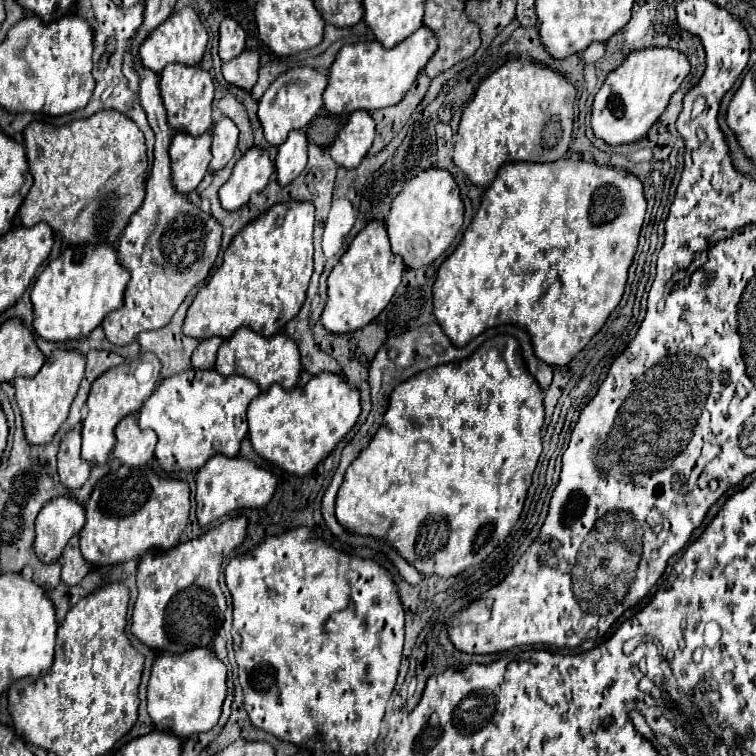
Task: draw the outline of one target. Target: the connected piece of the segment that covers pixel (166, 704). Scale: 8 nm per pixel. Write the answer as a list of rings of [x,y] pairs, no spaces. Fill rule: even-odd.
[[[196,647],[186,653],[160,651],[148,681],[148,715],[154,725],[180,739],[210,731],[222,711],[226,699],[226,665],[206,647]]]

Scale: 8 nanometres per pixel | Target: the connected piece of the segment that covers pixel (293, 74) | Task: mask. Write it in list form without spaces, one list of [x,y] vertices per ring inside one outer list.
[[[296,67],[282,73],[258,101],[258,119],[264,129],[264,137],[270,145],[284,143],[284,137],[292,129],[304,129],[316,113],[322,109],[322,93],[326,89],[326,75],[312,67]]]

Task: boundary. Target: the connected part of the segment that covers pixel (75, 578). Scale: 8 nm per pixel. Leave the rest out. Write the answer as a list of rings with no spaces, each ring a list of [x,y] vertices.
[[[74,535],[62,553],[62,581],[66,585],[78,585],[88,571],[90,571],[90,565],[80,555],[78,535]]]

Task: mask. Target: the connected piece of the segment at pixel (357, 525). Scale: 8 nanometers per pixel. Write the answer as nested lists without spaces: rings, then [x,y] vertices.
[[[498,335],[484,345],[476,349],[474,355],[470,355],[464,361],[438,365],[432,369],[426,369],[424,373],[412,375],[410,379],[396,385],[396,389],[390,395],[388,409],[384,413],[382,427],[372,437],[368,447],[356,457],[356,461],[348,467],[344,483],[336,497],[336,519],[344,529],[356,535],[372,535],[378,539],[388,541],[410,565],[414,565],[422,575],[438,575],[438,577],[454,577],[462,573],[464,569],[482,563],[510,533],[514,523],[518,521],[522,513],[522,505],[526,499],[526,493],[532,485],[532,475],[538,463],[538,457],[542,453],[542,441],[540,441],[540,429],[544,421],[544,405],[542,405],[542,389],[536,385],[536,379],[528,373],[520,343],[512,335]]]

